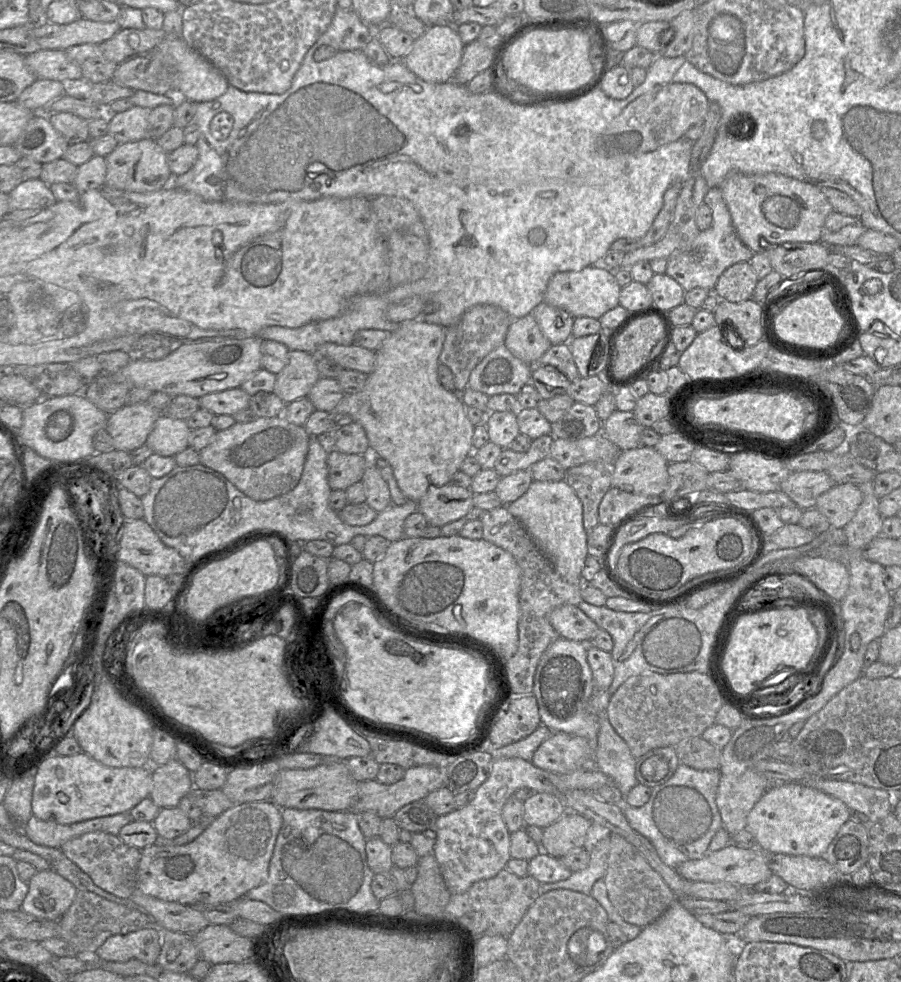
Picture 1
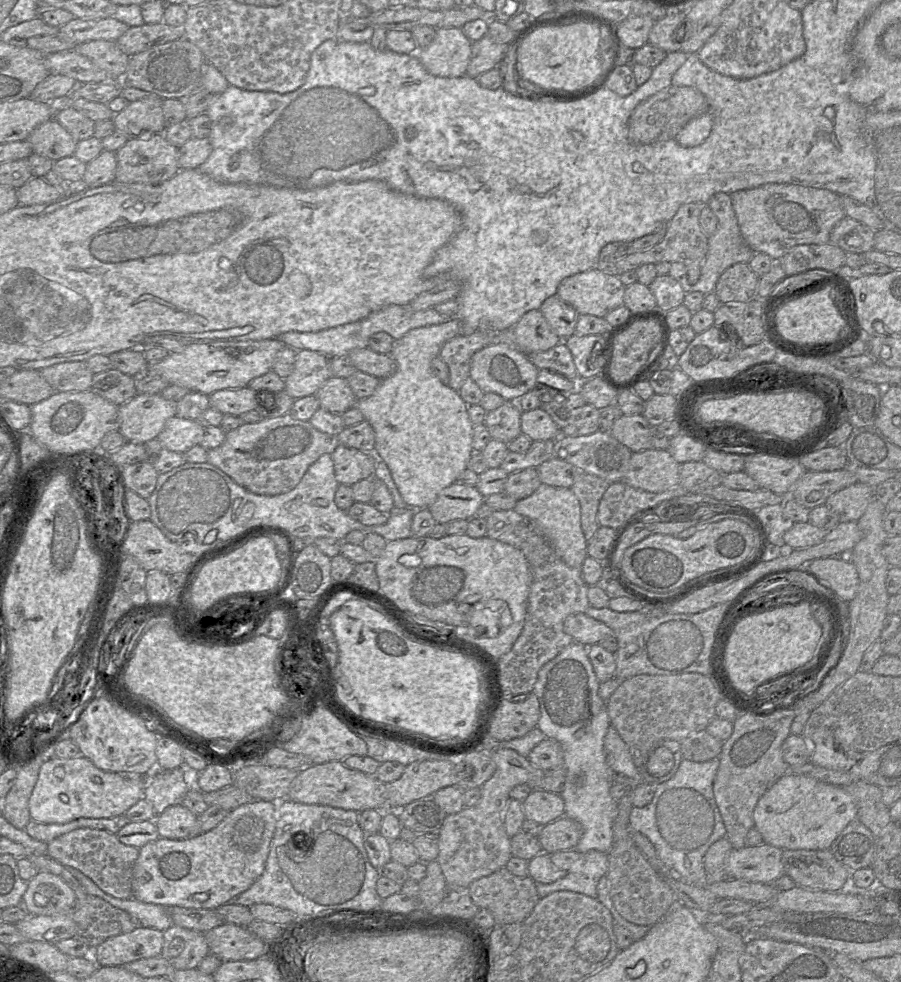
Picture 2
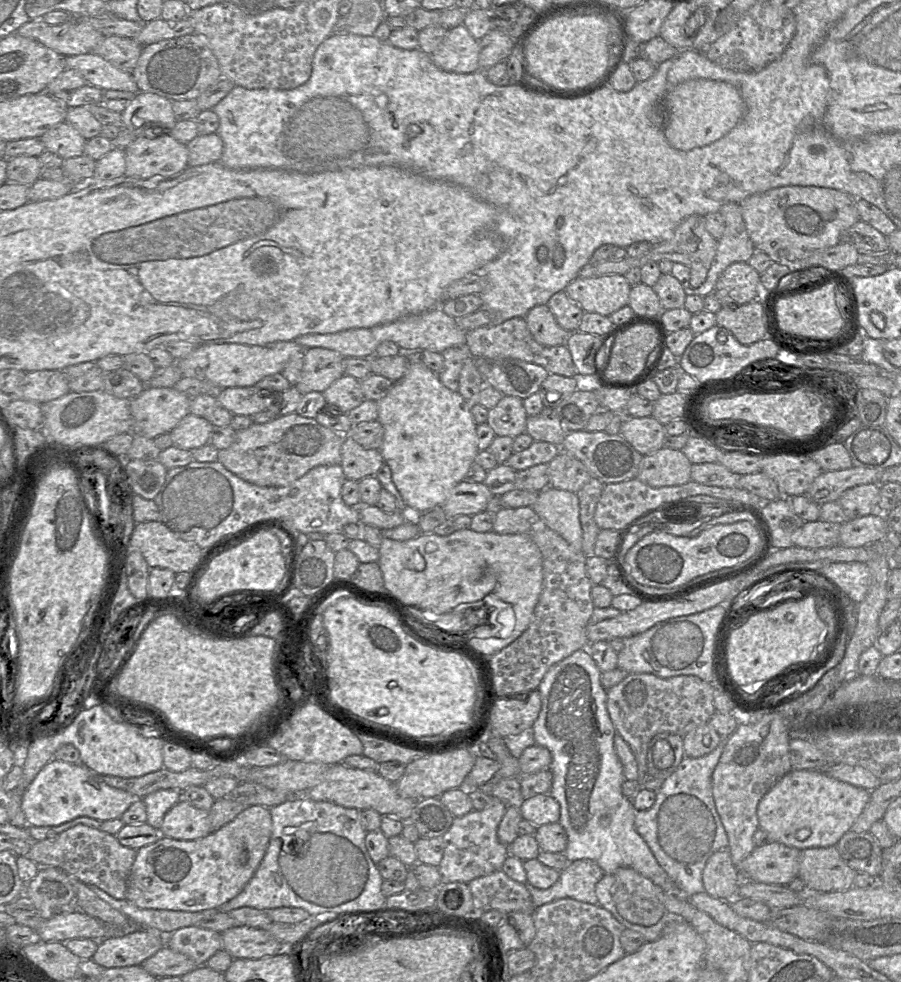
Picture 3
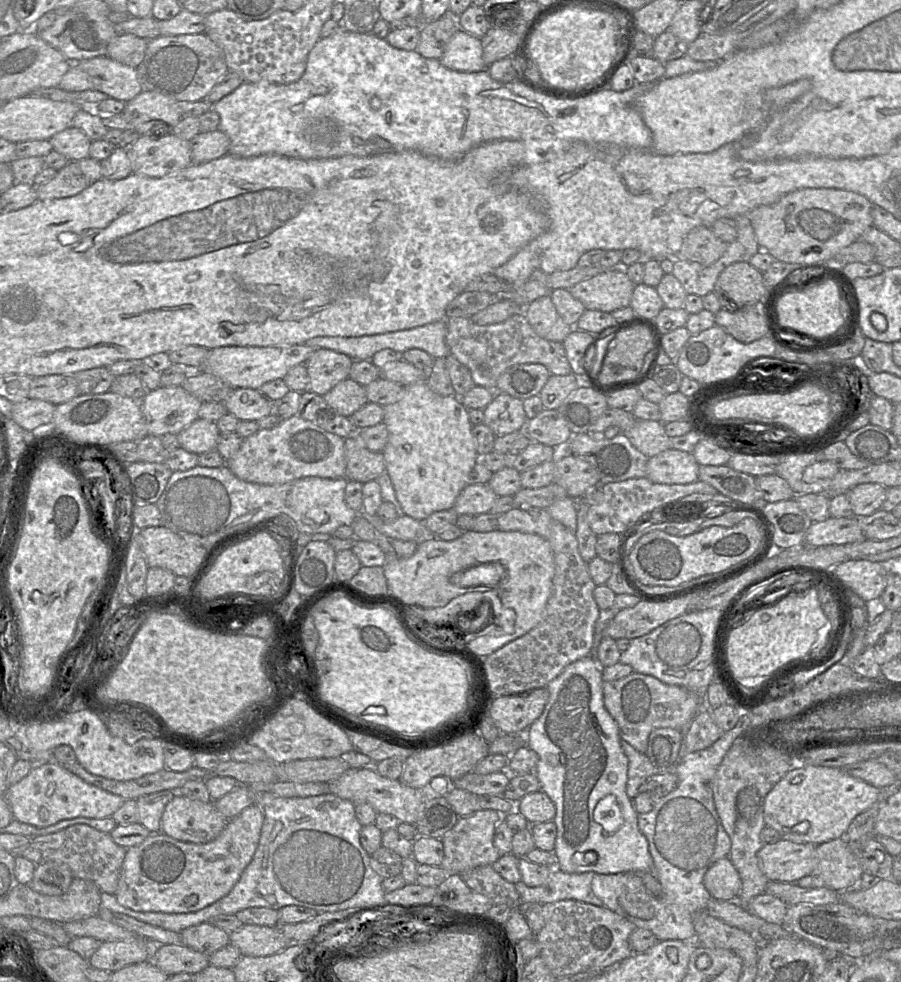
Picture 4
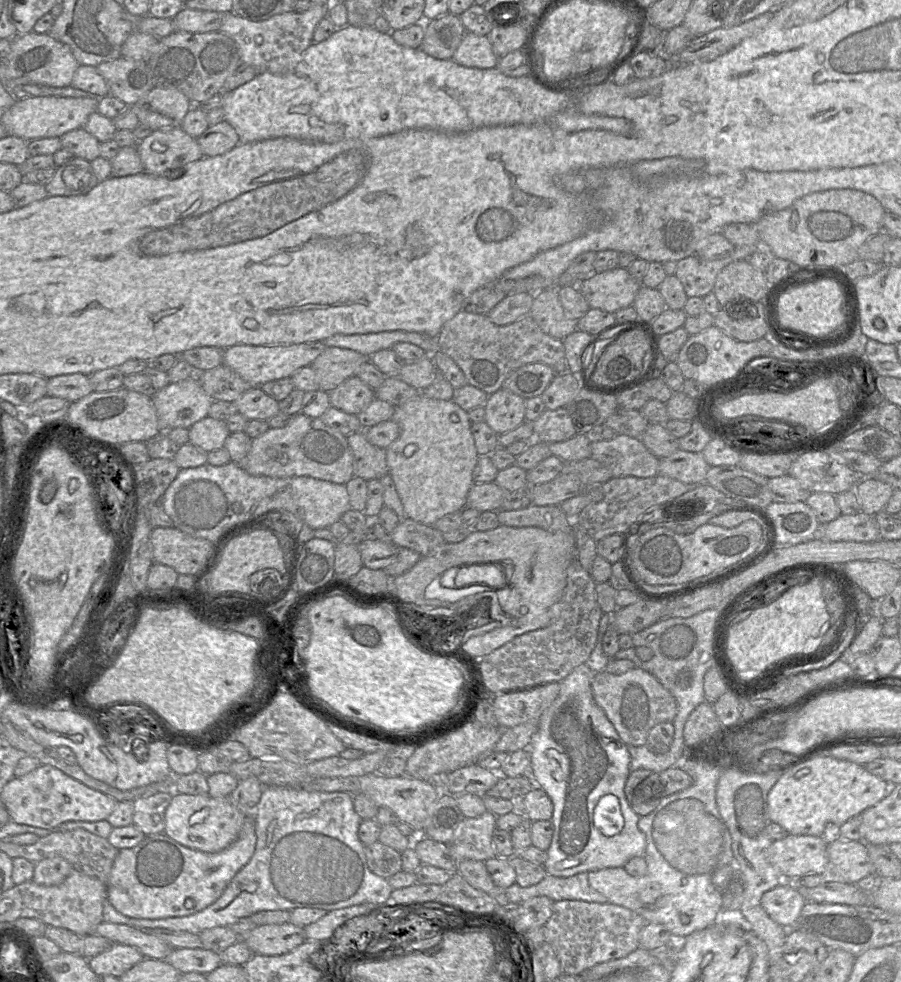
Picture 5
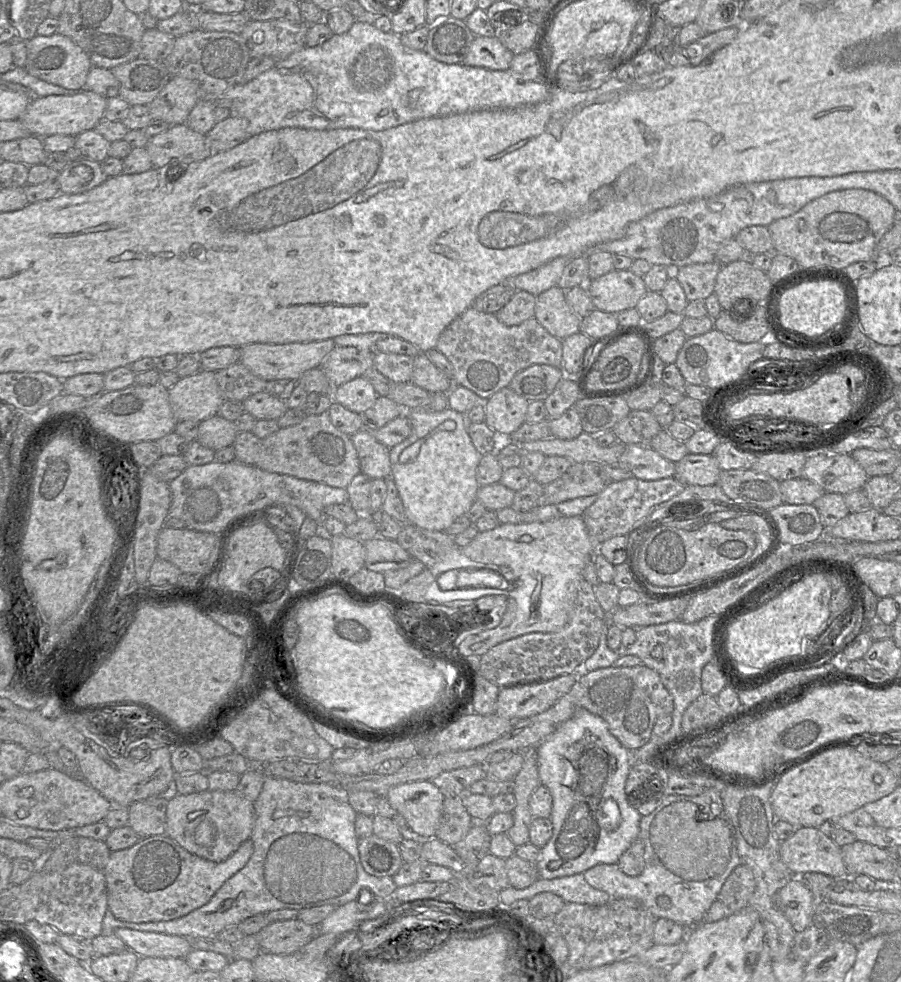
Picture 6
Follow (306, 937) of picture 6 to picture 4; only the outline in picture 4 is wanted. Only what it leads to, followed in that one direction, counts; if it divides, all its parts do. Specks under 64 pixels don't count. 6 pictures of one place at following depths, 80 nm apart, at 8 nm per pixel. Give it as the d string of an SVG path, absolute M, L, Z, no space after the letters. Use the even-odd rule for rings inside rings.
M242 925L230 935L230 944L237 947L242 956L265 957L280 952L289 945L289 939L281 932L279 925Z

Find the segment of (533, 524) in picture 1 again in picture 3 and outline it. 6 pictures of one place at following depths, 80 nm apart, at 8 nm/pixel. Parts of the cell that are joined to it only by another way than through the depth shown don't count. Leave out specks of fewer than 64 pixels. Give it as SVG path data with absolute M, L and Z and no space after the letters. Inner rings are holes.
M547 487L531 506L546 525L576 550L582 549L579 500L576 493Z

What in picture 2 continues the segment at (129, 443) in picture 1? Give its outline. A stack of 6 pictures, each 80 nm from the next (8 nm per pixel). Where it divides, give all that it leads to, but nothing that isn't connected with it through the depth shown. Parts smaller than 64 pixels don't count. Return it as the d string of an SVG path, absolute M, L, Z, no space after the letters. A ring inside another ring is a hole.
M137 394L118 408L118 430L128 442L145 443L156 438L165 422L176 416L177 401L167 400L161 394Z

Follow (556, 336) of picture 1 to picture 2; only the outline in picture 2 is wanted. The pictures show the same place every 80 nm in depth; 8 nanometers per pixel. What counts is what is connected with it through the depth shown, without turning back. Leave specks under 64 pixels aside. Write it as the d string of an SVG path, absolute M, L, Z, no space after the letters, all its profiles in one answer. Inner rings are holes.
M557 295L547 298L539 310L551 330L562 340L575 333L579 313Z

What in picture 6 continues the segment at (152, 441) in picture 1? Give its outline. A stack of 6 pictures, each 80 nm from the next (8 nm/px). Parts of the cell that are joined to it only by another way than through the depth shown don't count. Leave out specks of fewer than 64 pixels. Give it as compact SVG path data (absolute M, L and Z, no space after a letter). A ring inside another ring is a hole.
M217 414L199 422L197 441L214 451L233 446L238 431L232 421Z

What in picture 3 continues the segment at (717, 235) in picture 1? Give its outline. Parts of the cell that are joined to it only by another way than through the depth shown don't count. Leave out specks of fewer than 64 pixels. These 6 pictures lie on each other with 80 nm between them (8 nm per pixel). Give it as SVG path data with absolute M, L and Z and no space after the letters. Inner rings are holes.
M726 202L718 212L723 216L726 228L718 240L716 254L705 281L699 287L692 288L689 282L689 267L673 262L671 274L681 283L686 295L706 297L714 293L718 277L729 265L735 262L747 262L756 252L742 217L740 204Z

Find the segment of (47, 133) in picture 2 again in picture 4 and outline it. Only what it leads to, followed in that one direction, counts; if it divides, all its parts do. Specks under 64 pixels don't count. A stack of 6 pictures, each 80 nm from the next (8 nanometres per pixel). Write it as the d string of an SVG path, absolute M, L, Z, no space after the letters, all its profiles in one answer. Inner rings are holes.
M69 127L53 135L49 140L54 151L70 161L79 161L89 157L91 140L79 128Z

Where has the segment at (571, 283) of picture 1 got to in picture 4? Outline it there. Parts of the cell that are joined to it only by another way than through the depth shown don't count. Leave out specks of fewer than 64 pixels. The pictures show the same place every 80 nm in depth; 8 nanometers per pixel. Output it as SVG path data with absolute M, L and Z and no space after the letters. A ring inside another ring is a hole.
M618 267L582 280L569 289L572 296L578 299L587 310L599 310L611 313L630 306L635 284L629 279L625 268Z

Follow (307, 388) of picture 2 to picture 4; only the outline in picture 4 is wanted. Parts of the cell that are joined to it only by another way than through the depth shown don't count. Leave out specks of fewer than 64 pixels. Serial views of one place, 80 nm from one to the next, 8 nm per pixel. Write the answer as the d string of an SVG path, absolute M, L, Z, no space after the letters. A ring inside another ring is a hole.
M315 349L305 364L310 382L307 391L324 395L340 381L349 378L354 360L331 349Z

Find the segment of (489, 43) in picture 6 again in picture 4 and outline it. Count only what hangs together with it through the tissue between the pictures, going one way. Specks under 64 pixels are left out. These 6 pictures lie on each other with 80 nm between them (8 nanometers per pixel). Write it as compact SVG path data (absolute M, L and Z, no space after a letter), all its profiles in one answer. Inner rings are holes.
M460 28L447 43L439 61L445 67L461 72L479 72L487 68L481 40Z

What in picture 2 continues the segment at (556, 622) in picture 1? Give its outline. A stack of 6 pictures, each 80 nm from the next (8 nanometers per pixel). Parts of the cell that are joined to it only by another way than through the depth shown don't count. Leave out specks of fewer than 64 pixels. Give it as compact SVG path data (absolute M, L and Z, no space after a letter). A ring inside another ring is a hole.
M575 613L566 617L564 631L586 647L598 644L606 637L613 636L614 632L606 624L587 616L585 613Z

